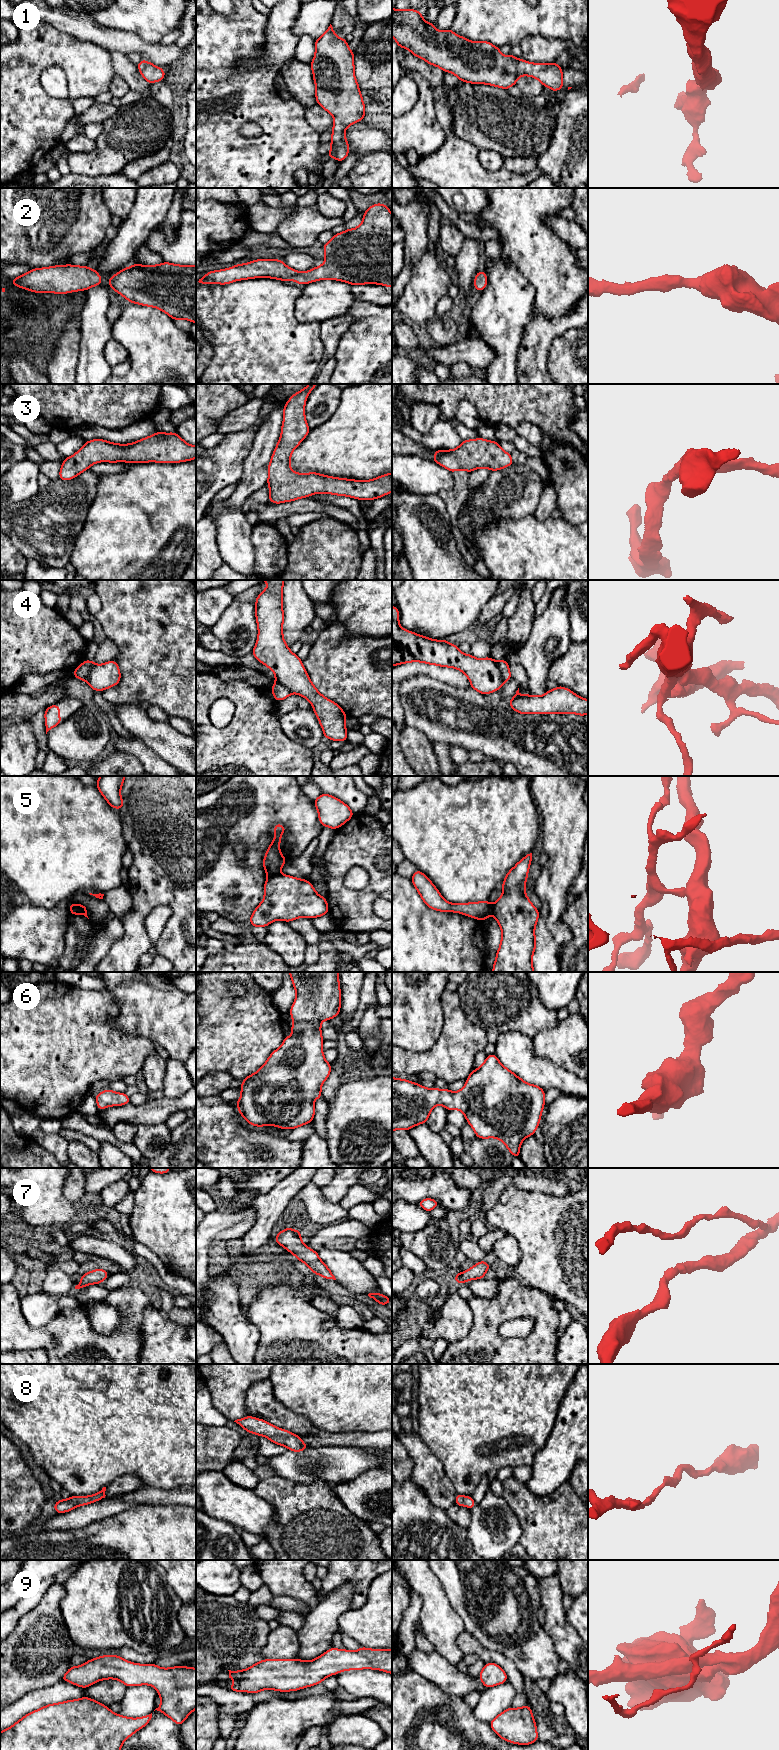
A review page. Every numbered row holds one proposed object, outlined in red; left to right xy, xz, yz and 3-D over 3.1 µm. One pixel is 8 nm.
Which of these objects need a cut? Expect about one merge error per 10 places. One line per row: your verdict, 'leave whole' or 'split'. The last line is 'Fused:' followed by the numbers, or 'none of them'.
1: leave whole
2: leave whole
3: leave whole
4: leave whole
5: split
6: leave whole
7: leave whole
8: leave whole
9: leave whole
Fused: 5

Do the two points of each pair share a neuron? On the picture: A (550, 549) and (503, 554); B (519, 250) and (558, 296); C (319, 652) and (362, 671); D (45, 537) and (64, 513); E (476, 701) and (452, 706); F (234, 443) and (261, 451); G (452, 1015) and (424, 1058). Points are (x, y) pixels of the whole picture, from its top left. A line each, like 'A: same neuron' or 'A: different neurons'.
A: same neuron
B: same neuron
C: same neuron
D: same neuron
E: same neuron
F: different neurons
G: same neuron

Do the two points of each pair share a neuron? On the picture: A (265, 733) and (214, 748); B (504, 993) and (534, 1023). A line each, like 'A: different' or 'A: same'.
A: same
B: same

